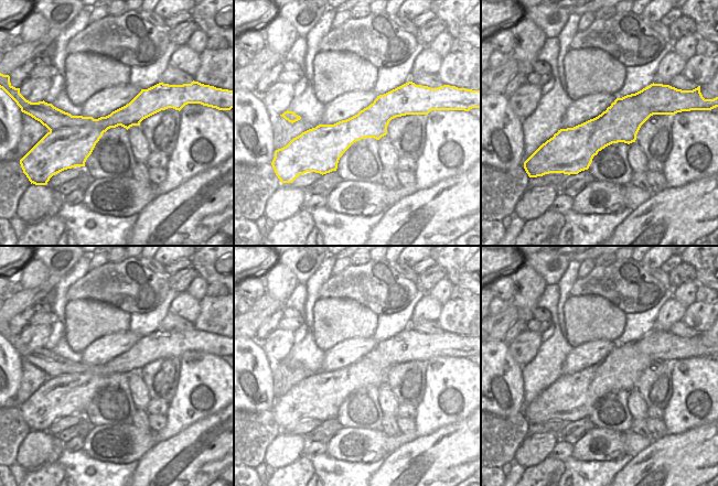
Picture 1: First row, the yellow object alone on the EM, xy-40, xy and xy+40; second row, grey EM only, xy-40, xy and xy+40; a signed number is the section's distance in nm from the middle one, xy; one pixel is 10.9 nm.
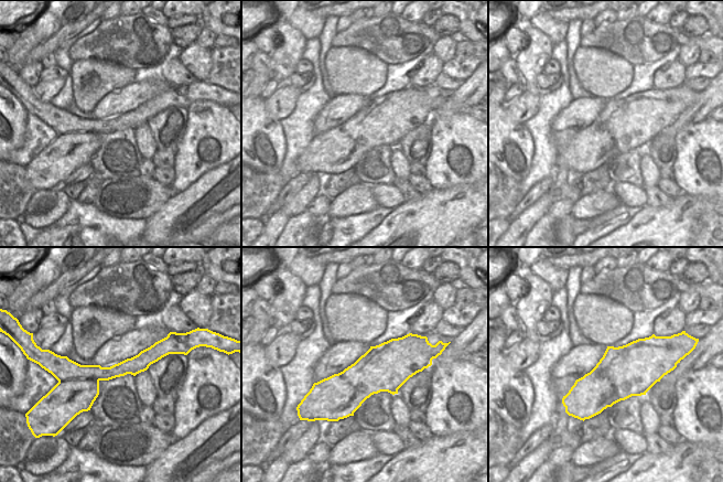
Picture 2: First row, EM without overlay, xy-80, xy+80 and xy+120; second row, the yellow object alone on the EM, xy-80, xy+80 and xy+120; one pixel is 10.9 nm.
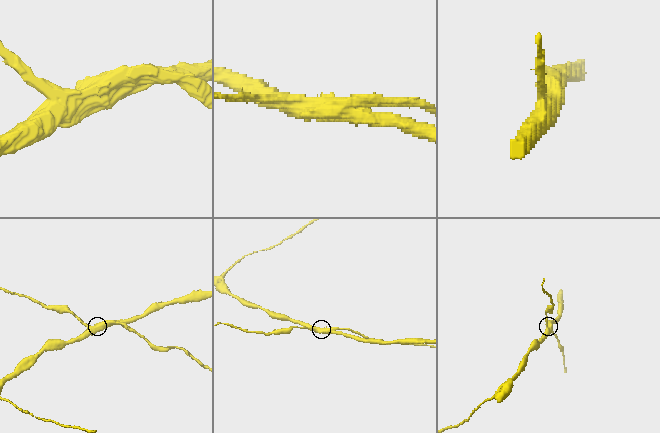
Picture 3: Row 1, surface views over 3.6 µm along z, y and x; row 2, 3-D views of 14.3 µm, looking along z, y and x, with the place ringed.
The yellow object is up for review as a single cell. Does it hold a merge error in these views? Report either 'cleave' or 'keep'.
cleave

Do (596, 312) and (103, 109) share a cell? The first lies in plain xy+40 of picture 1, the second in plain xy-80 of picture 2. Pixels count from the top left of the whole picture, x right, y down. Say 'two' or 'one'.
two

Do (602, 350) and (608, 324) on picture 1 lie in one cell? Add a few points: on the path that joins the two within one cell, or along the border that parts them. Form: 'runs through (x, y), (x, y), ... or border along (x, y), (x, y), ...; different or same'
border along (612, 339), (589, 339), (579, 345); different

